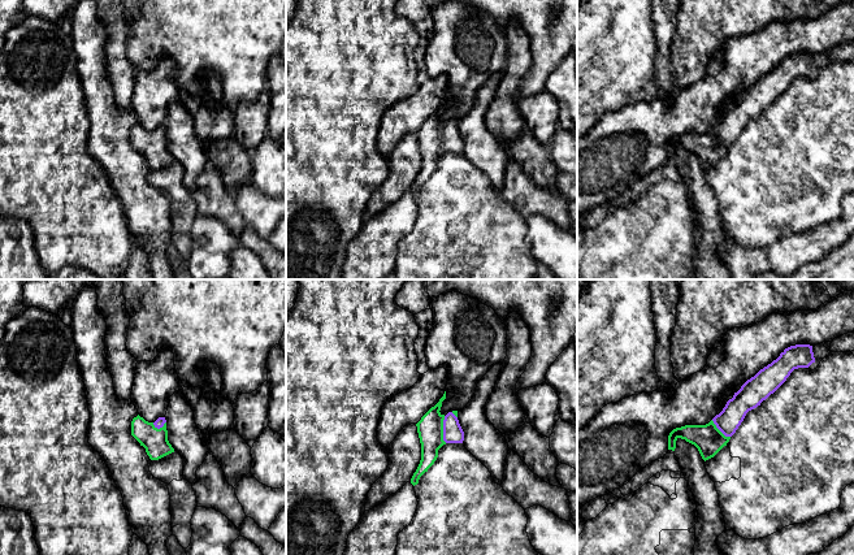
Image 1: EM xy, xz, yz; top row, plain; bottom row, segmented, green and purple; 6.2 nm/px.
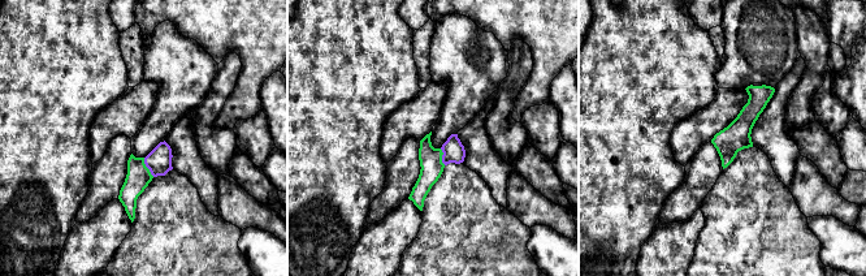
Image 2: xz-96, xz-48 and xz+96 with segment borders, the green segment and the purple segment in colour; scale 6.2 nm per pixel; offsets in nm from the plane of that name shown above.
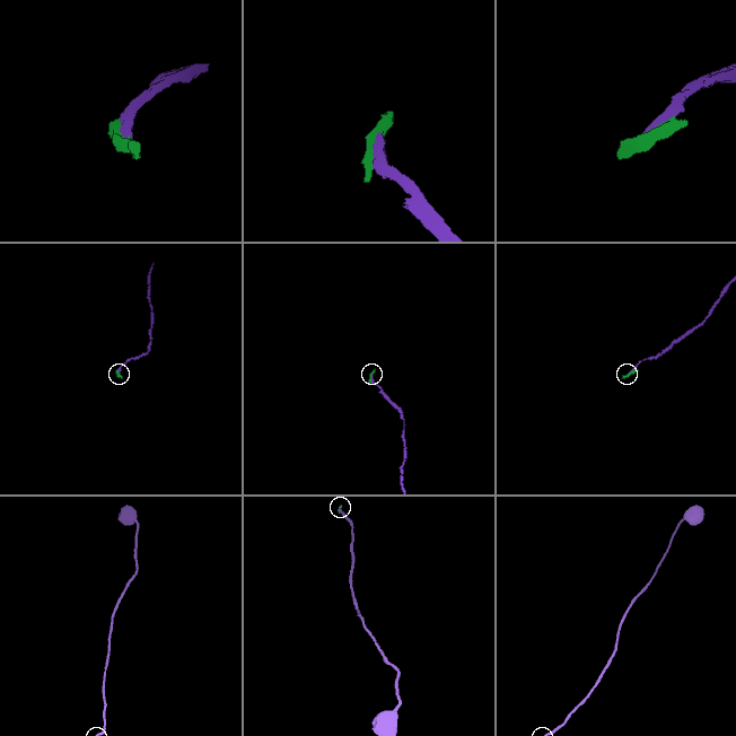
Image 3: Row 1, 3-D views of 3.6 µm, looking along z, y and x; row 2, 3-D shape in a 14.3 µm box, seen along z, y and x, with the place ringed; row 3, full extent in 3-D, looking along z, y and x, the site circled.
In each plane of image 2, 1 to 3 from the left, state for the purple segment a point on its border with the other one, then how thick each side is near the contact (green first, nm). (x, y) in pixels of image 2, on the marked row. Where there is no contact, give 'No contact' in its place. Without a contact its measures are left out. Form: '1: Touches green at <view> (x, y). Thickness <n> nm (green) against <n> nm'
1: Touches green at xz-96 (146, 167). Thickness 150 nm (green) against 160 nm
2: Touches green at xz-48 (441, 156). Thickness 140 nm (green) against 130 nm
3: No contact

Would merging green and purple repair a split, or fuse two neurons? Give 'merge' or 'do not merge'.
merge

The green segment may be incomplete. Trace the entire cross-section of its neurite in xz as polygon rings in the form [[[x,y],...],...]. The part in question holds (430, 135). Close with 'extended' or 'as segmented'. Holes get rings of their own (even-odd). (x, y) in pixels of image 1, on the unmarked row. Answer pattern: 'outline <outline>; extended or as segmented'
outline [[[446,100],[439,110],[432,116],[416,133],[421,152],[421,169],[411,187],[415,195],[420,186],[428,181],[438,166],[438,159],[446,152],[463,152],[464,140],[458,129],[458,120],[442,123],[442,110],[446,108]]]; extended

